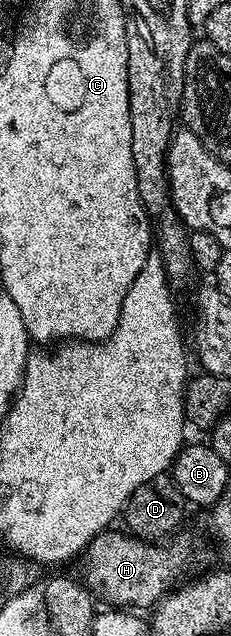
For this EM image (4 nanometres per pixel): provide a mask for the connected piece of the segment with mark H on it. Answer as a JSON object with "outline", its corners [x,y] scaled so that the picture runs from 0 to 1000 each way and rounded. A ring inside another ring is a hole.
{"outline":[[[498,835],[429,836],[407,843],[359,863],[351,882],[359,881],[364,914],[355,912],[355,917],[398,932],[450,925],[468,940],[515,948],[502,951],[649,958],[684,950],[749,921],[771,920],[797,910],[788,906],[861,881],[840,858],[810,849],[745,847],[736,851],[745,855],[727,862],[701,862],[688,857],[701,854],[610,849],[597,843],[554,840],[545,835],[532,835],[537,838]]]}

